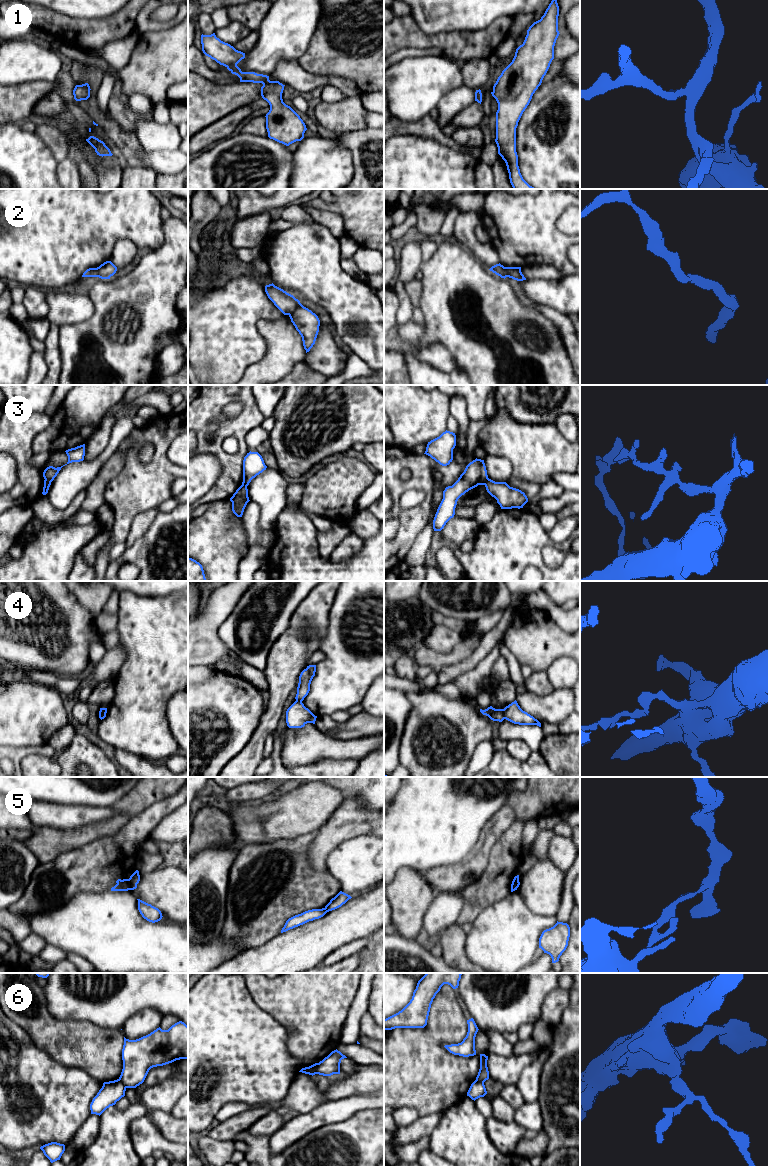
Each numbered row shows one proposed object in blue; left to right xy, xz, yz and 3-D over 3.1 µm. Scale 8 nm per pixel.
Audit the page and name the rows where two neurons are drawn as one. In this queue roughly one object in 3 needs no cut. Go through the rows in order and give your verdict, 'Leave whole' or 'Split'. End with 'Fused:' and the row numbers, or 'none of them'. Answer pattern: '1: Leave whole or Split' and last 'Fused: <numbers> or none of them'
1: Leave whole
2: Split
3: Split
4: Split
5: Split
6: Split
Fused: 2, 3, 4, 5, 6

